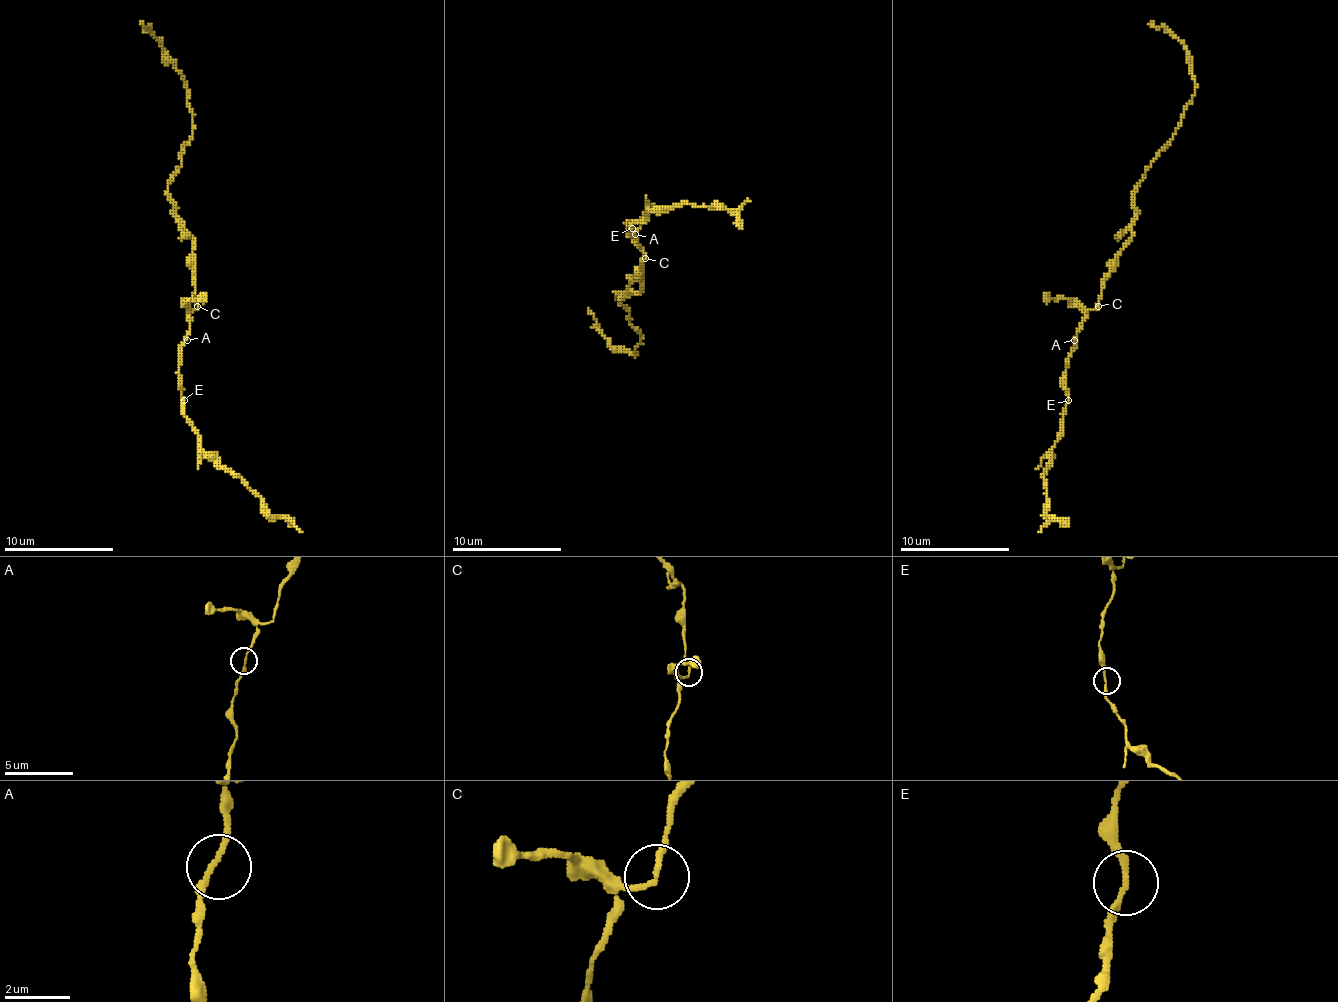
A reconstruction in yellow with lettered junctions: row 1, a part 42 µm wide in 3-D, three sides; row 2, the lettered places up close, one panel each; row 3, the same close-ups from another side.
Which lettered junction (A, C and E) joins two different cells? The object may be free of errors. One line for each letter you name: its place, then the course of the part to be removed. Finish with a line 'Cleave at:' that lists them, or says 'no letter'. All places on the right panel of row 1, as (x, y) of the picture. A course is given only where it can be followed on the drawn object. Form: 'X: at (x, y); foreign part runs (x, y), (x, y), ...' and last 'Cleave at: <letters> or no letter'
Cleave at: no letter

